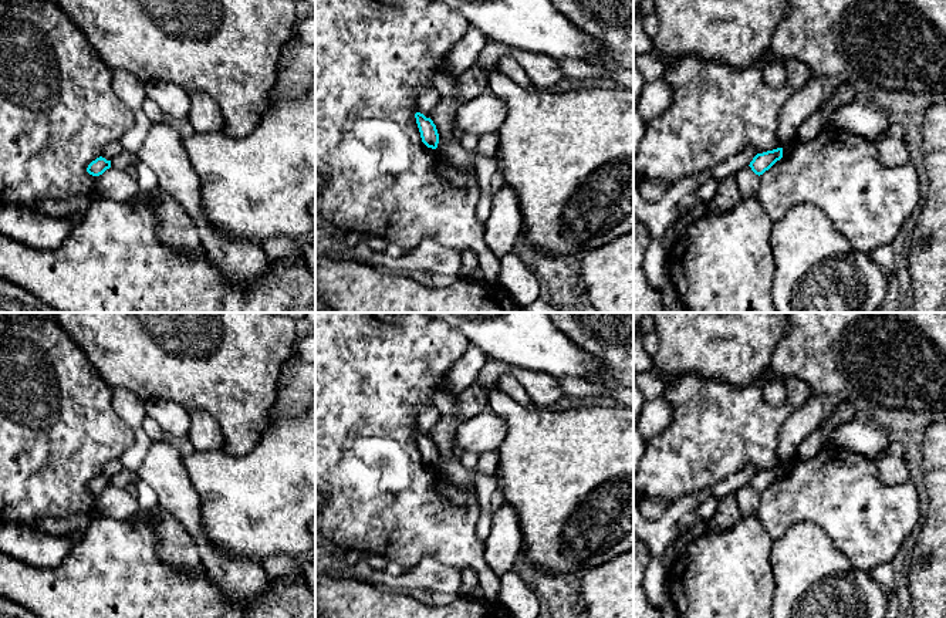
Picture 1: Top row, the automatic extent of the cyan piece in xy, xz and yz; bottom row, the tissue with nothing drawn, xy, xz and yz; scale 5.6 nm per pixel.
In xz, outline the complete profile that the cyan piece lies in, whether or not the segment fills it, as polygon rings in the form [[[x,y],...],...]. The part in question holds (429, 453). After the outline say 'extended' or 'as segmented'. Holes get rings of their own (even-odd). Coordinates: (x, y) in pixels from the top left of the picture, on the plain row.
[[[416,430],[415,436],[416,436],[419,450],[420,450],[422,460],[428,466],[436,467],[439,462],[439,452],[433,439],[430,436],[426,436],[420,430]]]; as segmented

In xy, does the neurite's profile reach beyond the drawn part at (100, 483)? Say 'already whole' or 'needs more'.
already whole

